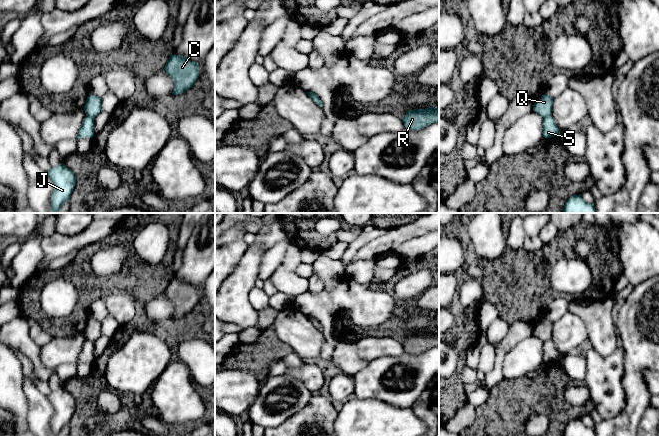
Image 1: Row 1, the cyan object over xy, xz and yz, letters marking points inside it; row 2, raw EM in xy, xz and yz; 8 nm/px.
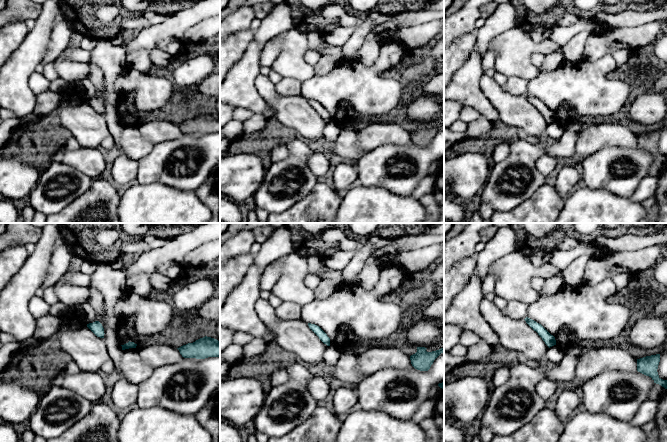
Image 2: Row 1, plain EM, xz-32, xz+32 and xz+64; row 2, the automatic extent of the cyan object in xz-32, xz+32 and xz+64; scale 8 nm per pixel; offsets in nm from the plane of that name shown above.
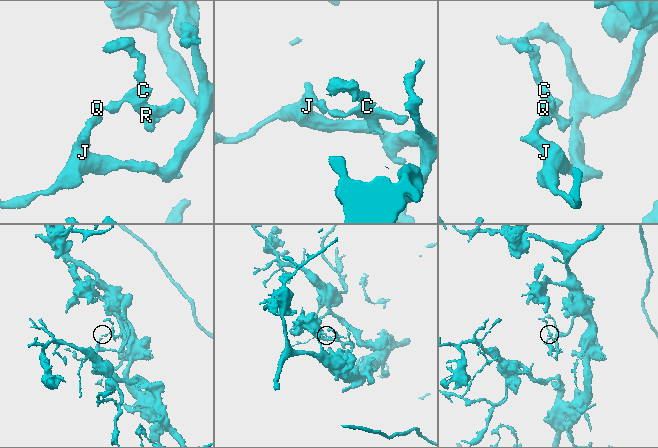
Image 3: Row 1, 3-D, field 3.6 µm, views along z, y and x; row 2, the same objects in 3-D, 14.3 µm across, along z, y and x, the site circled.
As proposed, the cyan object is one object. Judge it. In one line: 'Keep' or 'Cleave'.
Cleave

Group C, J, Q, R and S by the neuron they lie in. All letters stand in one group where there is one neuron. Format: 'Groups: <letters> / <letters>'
Groups: C Q R / J S

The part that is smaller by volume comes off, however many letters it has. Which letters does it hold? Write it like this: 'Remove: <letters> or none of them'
Remove: C, Q, R

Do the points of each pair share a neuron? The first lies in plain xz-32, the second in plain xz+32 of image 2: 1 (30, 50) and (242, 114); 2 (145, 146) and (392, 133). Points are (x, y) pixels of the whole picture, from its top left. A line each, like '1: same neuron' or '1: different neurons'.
1: different neurons
2: different neurons

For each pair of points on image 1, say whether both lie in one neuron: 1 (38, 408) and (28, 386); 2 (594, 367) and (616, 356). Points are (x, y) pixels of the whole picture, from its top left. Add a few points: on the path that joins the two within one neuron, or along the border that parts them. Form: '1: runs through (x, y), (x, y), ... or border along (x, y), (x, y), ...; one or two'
1: runs through (38, 403), (31, 391); one
2: runs through (599, 367), (605, 367), (611, 361); one

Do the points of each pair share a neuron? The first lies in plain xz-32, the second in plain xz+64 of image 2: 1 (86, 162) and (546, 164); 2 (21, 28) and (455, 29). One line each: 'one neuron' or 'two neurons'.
1: one neuron
2: two neurons

